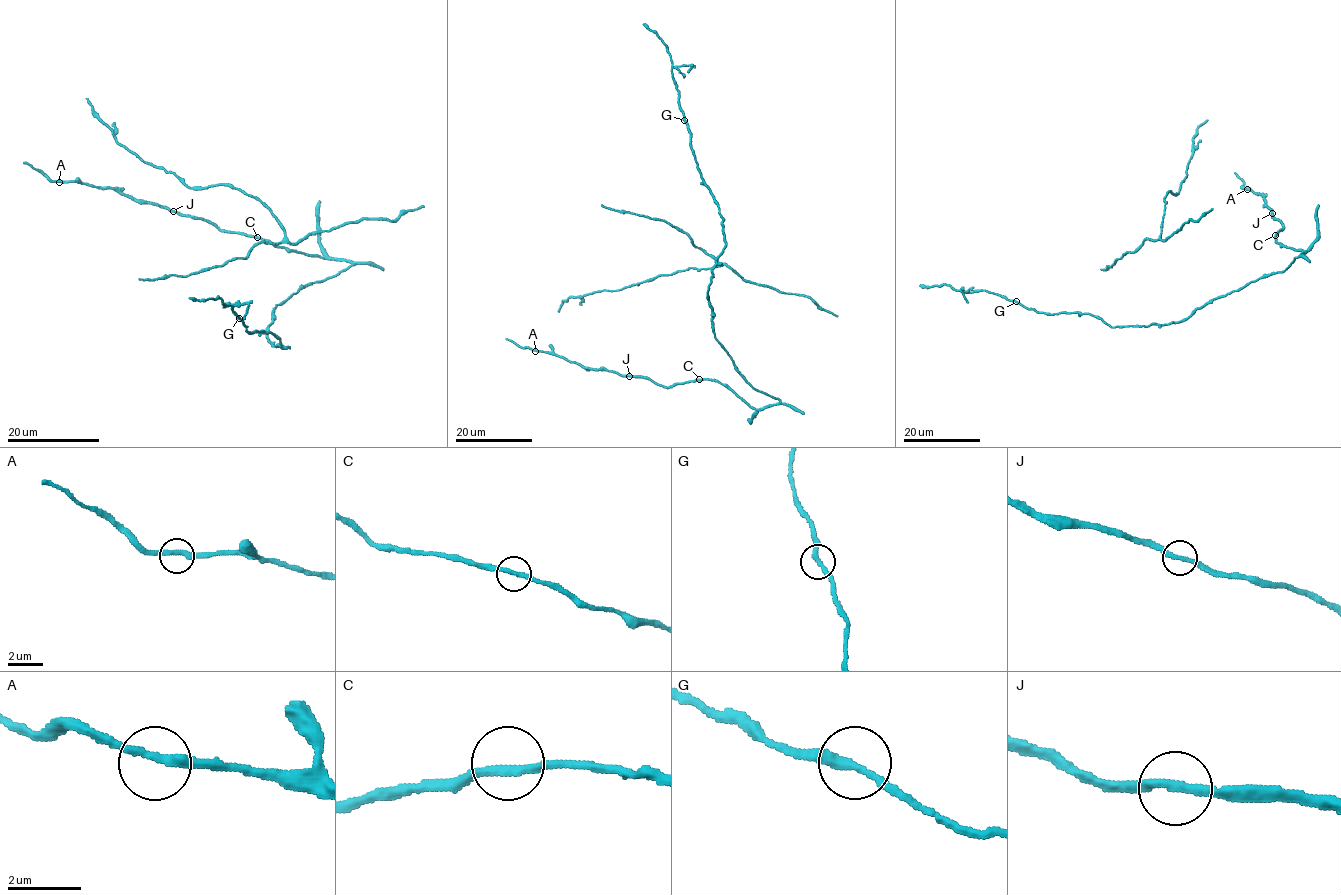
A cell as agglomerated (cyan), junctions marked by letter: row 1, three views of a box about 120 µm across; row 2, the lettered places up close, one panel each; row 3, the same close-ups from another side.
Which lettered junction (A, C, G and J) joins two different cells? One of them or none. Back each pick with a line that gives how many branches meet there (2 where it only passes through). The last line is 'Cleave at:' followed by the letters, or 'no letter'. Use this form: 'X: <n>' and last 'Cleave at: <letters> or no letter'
G: 2
Cleave at: G

